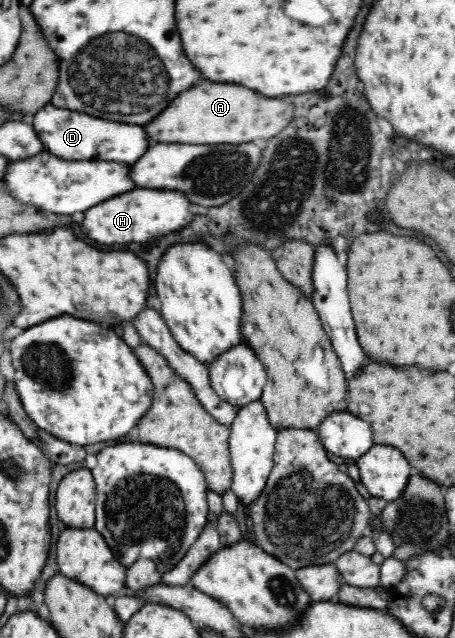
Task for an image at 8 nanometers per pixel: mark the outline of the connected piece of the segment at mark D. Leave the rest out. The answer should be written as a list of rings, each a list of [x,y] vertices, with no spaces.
[[[55,106],[41,108],[35,114],[33,126],[37,130],[39,139],[47,146],[47,150],[67,160],[115,160],[115,162],[135,164],[149,150],[149,140],[151,140],[143,126],[91,118]]]

